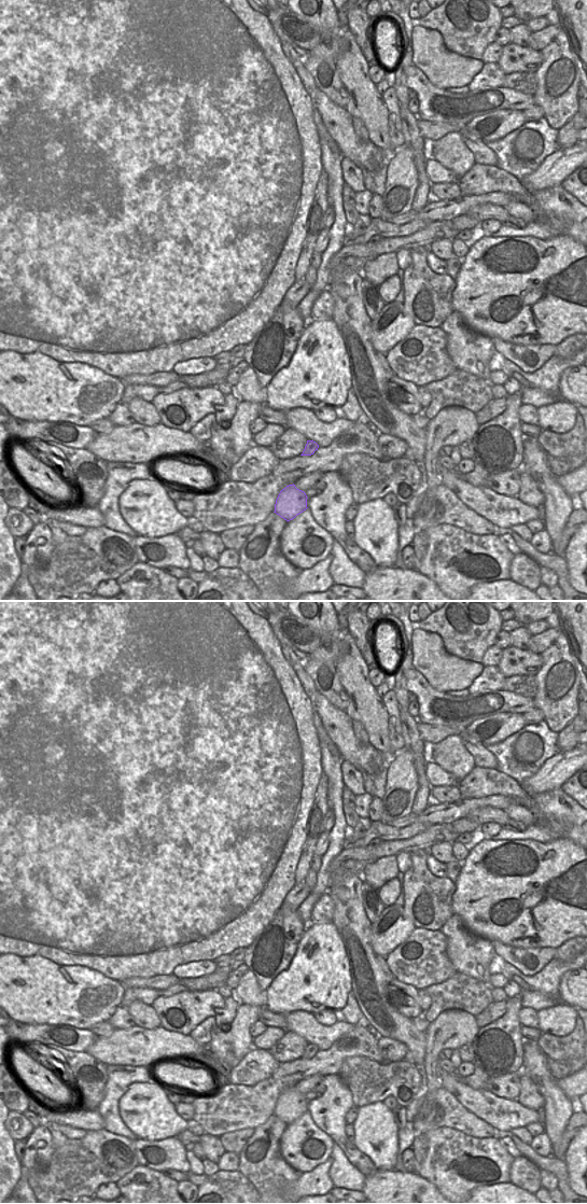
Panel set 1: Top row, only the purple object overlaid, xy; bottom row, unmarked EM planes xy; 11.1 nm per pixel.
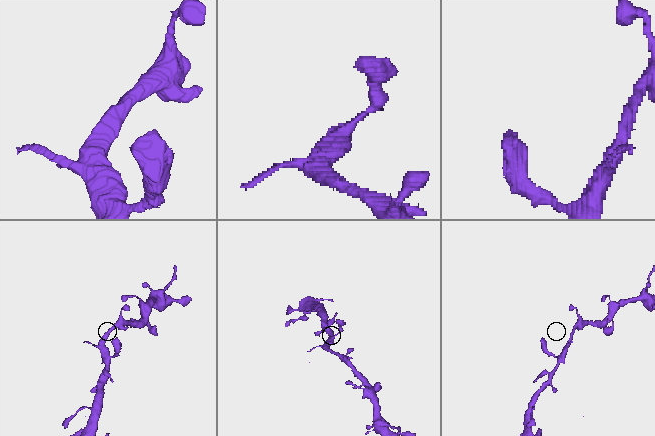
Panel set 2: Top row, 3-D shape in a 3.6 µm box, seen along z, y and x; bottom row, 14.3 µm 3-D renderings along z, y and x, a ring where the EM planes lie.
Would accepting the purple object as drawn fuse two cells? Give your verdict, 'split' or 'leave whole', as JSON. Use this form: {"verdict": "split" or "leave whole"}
{"verdict": "leave whole"}

